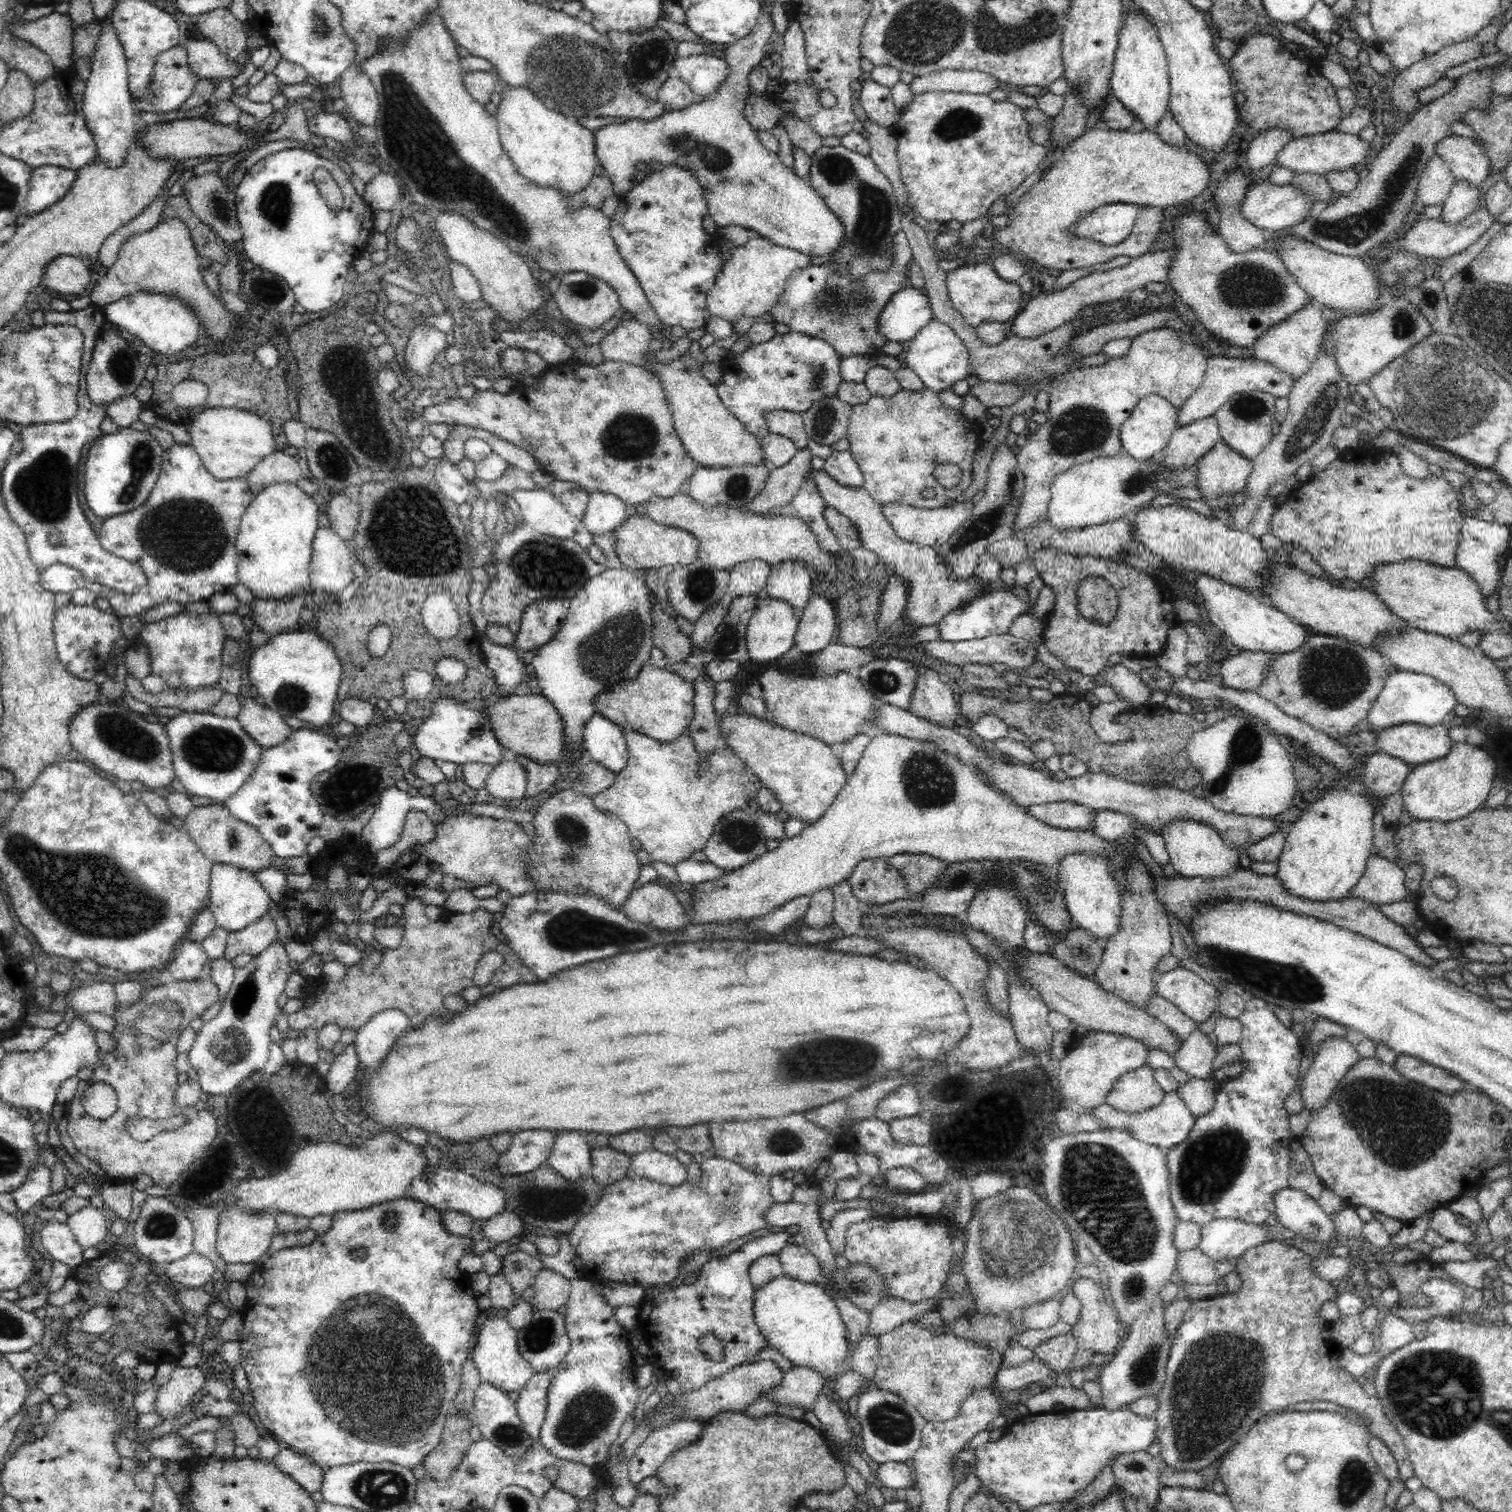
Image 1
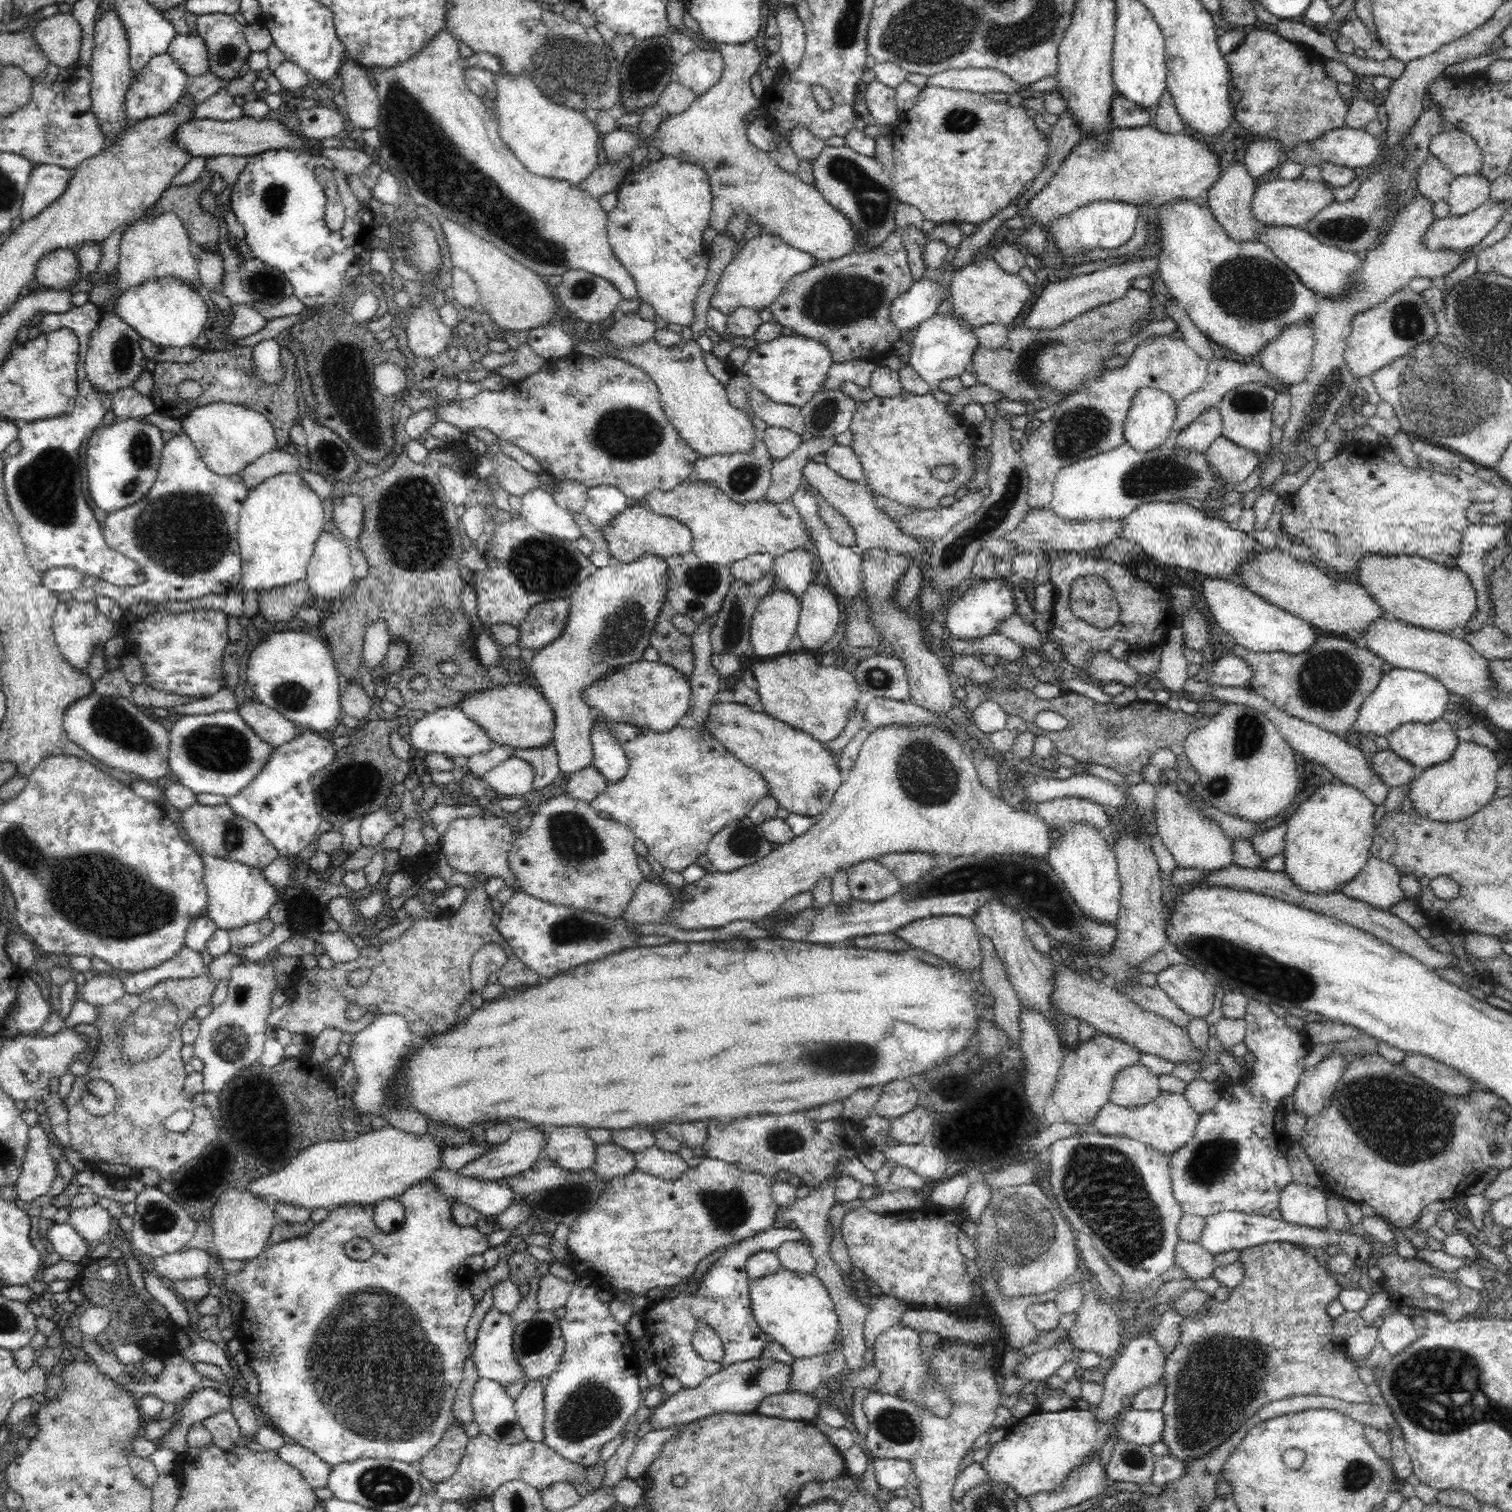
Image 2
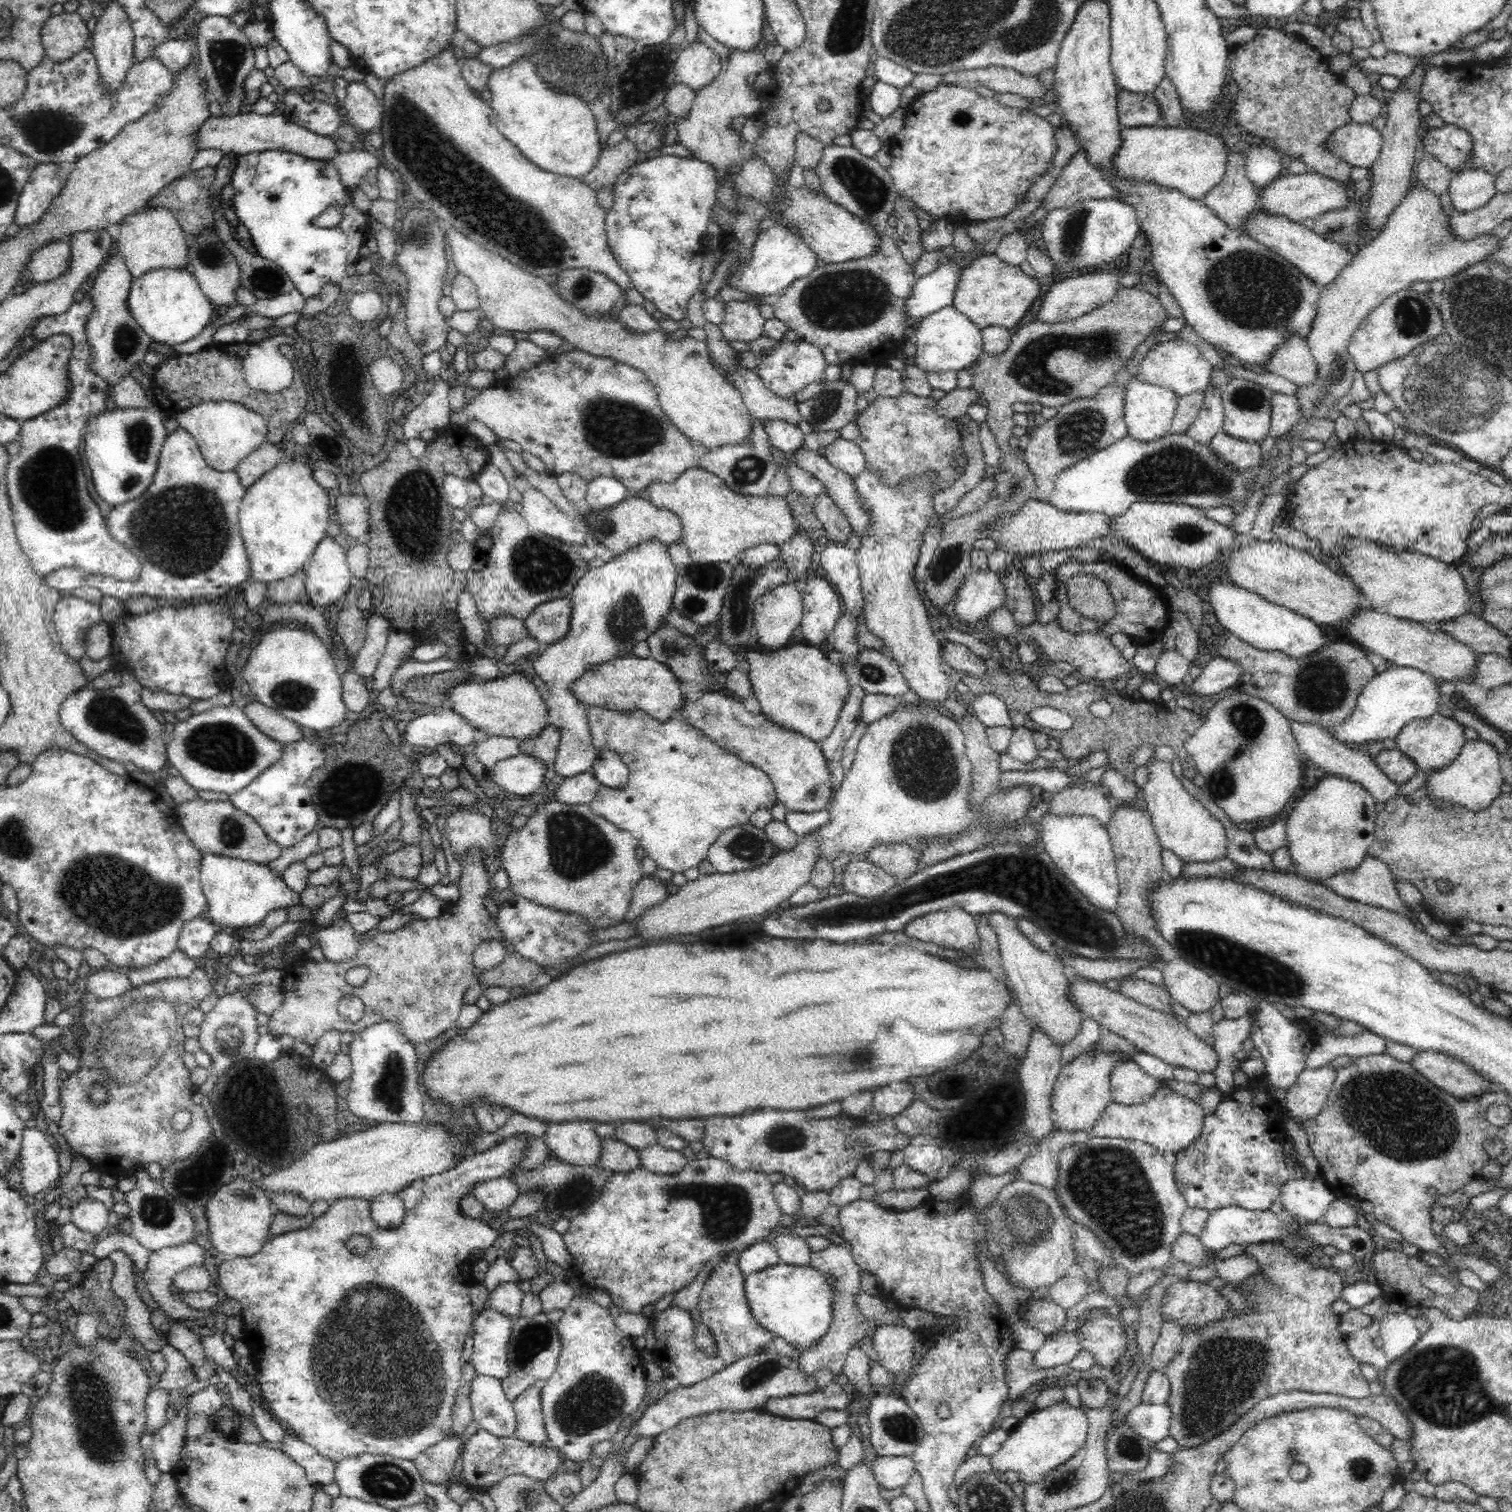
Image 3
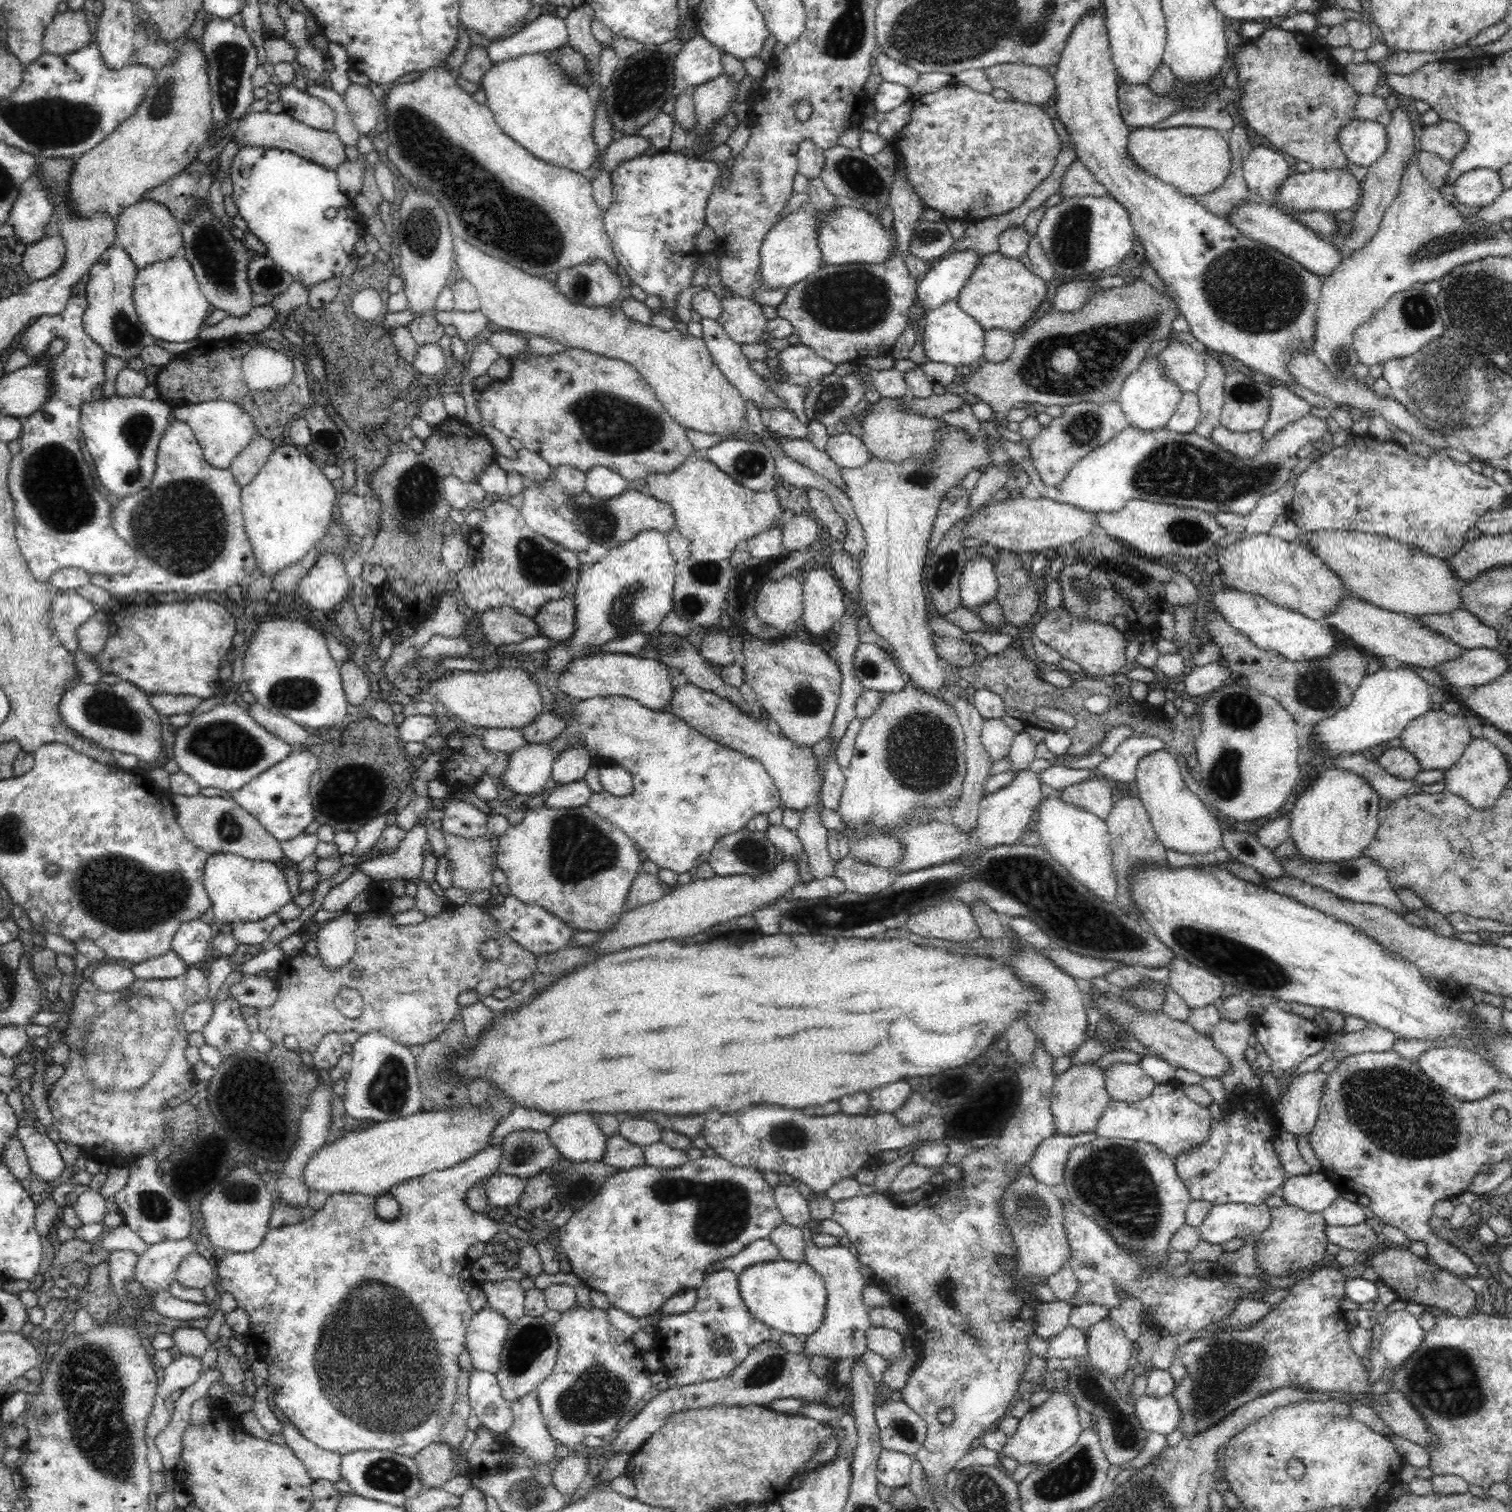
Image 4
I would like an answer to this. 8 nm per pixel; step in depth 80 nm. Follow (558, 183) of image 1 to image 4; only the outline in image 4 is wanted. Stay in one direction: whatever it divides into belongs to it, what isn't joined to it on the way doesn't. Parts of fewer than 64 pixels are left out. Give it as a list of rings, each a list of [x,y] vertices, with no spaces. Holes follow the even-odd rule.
[[[528,54],[494,64],[482,78],[487,106],[500,130],[549,166],[585,174],[600,154],[594,142],[595,104],[586,89],[572,83],[542,54]]]

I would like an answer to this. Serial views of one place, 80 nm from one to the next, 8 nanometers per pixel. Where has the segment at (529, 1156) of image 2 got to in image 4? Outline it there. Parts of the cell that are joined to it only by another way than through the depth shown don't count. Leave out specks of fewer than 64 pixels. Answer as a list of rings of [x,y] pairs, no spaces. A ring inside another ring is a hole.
[[[487,1147],[464,1162],[443,1171],[431,1172],[391,1188],[388,1194],[396,1197],[400,1203],[399,1217],[395,1221],[386,1222],[376,1217],[375,1197],[340,1193],[330,1195],[326,1204],[317,1210],[311,1219],[284,1228],[270,1229],[256,1250],[218,1255],[219,1287],[222,1287],[224,1292],[230,1293],[235,1298],[237,1306],[248,1313],[250,1322],[247,1339],[256,1350],[256,1359],[264,1362],[268,1370],[264,1386],[270,1389],[270,1393],[272,1392],[278,1410],[290,1420],[302,1436],[322,1451],[344,1456],[354,1451],[378,1450],[414,1459],[417,1452],[429,1444],[442,1440],[441,1432],[443,1426],[450,1420],[457,1393],[457,1380],[462,1370],[458,1364],[458,1356],[465,1348],[466,1331],[473,1315],[469,1293],[478,1286],[478,1282],[470,1275],[472,1262],[467,1257],[467,1252],[473,1244],[487,1244],[496,1234],[502,1232],[500,1223],[496,1224],[484,1213],[468,1209],[464,1198],[477,1182],[496,1174],[502,1159],[502,1148]]]

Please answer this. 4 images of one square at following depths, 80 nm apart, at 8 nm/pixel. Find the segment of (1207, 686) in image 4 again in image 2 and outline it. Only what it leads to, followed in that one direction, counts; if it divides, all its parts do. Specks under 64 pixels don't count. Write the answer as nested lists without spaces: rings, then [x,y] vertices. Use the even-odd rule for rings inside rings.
[[[1230,653],[1216,662],[1212,673],[1207,674],[1207,683],[1210,686],[1247,688],[1253,676],[1248,661]]]

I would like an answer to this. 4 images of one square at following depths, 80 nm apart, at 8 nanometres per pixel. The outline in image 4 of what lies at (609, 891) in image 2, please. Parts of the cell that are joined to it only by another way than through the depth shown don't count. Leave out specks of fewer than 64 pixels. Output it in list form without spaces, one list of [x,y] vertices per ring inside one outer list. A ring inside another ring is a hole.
[[[588,805],[578,806],[573,808],[536,808],[530,809],[524,814],[520,824],[510,826],[505,832],[499,836],[497,847],[496,862],[500,870],[504,871],[507,876],[507,883],[509,886],[509,894],[515,896],[518,900],[524,901],[526,904],[538,904],[542,908],[546,908],[554,916],[560,917],[566,924],[580,928],[582,931],[599,930],[605,932],[611,929],[625,911],[625,902],[632,886],[632,881],[636,875],[640,873],[639,866],[641,860],[639,859],[639,851],[636,850],[635,841],[633,841],[622,829],[615,827],[608,821],[600,818]]]

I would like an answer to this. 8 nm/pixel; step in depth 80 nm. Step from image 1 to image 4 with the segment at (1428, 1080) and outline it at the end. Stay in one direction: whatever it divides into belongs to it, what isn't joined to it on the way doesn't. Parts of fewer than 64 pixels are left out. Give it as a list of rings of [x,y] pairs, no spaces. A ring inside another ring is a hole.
[[[1439,1047],[1424,1050],[1417,1060],[1417,1066],[1438,1086],[1456,1096],[1460,1101],[1474,1102],[1487,1097],[1499,1083],[1499,1073],[1476,1051],[1458,1047]]]

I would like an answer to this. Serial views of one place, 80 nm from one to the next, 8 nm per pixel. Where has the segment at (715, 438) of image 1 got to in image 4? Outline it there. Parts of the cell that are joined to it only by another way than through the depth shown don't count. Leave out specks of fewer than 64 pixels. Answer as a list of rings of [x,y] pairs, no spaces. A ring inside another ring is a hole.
[[[452,236],[452,256],[456,269],[460,269],[463,278],[469,280],[479,296],[479,309],[490,323],[509,330],[527,332],[546,338],[553,338],[570,349],[580,349],[597,354],[601,357],[618,359],[631,364],[644,377],[644,380],[655,391],[664,411],[684,430],[696,430],[702,434],[719,435],[730,439],[746,427],[746,405],[739,390],[729,382],[722,371],[713,363],[707,344],[703,337],[697,338],[688,333],[680,333],[676,329],[660,330],[655,325],[644,326],[628,320],[621,308],[614,304],[609,307],[587,307],[572,304],[564,295],[560,294],[555,284],[543,277],[522,272],[519,268],[506,264],[502,260],[490,258],[488,254],[480,252],[478,248],[466,244],[458,236]]]

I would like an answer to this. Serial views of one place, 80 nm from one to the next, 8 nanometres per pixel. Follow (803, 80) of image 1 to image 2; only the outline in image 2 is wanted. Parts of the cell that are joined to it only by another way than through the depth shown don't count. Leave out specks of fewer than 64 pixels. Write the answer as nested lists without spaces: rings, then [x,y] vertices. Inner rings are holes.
[[[780,3],[775,18],[782,33],[780,34],[782,46],[779,52],[782,54],[784,63],[781,68],[786,76],[792,76],[800,68],[804,58],[806,43],[804,25],[791,5]]]

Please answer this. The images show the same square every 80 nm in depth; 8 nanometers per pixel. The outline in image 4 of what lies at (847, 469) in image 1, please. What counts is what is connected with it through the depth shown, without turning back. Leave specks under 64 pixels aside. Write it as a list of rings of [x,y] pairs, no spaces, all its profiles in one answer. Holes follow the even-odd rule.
[[[848,431],[832,435],[827,441],[826,453],[840,469],[860,468],[870,459],[862,439],[848,433]]]

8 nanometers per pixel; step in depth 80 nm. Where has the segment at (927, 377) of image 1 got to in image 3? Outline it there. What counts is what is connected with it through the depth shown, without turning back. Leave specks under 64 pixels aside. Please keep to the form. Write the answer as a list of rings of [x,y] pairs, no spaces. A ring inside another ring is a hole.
[[[953,305],[941,308],[926,316],[918,325],[918,330],[911,335],[915,344],[914,364],[924,374],[958,372],[970,368],[983,351],[980,330]]]

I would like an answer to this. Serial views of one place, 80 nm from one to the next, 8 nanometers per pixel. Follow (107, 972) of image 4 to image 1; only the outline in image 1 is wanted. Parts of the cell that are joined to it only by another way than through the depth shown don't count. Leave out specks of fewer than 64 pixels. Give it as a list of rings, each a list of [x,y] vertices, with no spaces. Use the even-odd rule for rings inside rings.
[[[106,982],[71,988],[64,1000],[66,1007],[73,1009],[76,1018],[83,1013],[100,1013],[112,1017],[117,1004],[114,985]]]

